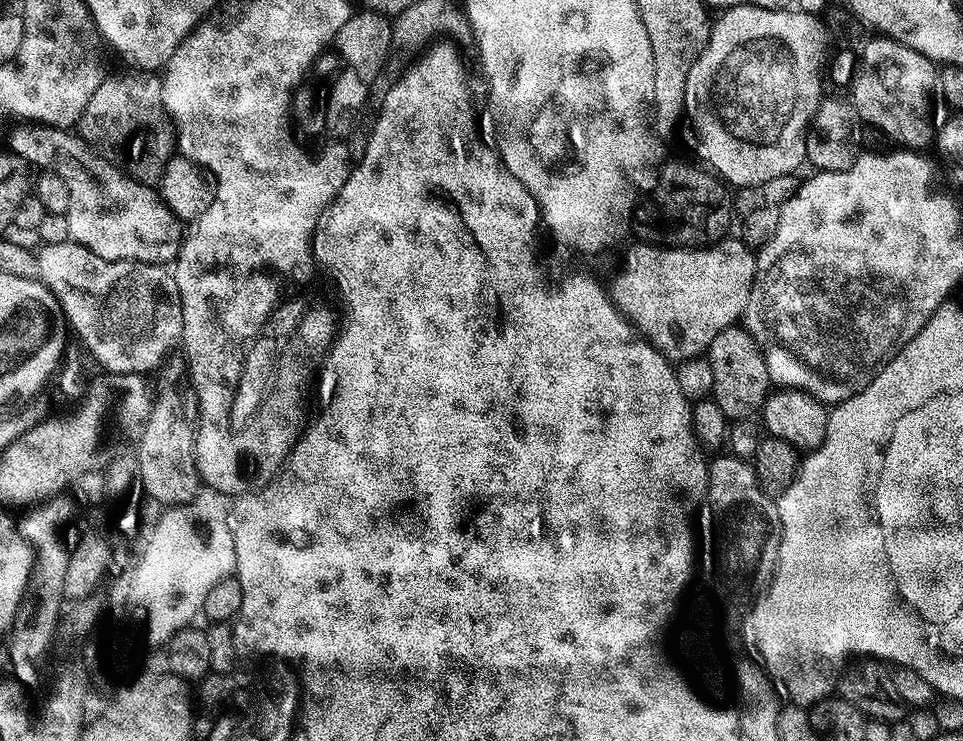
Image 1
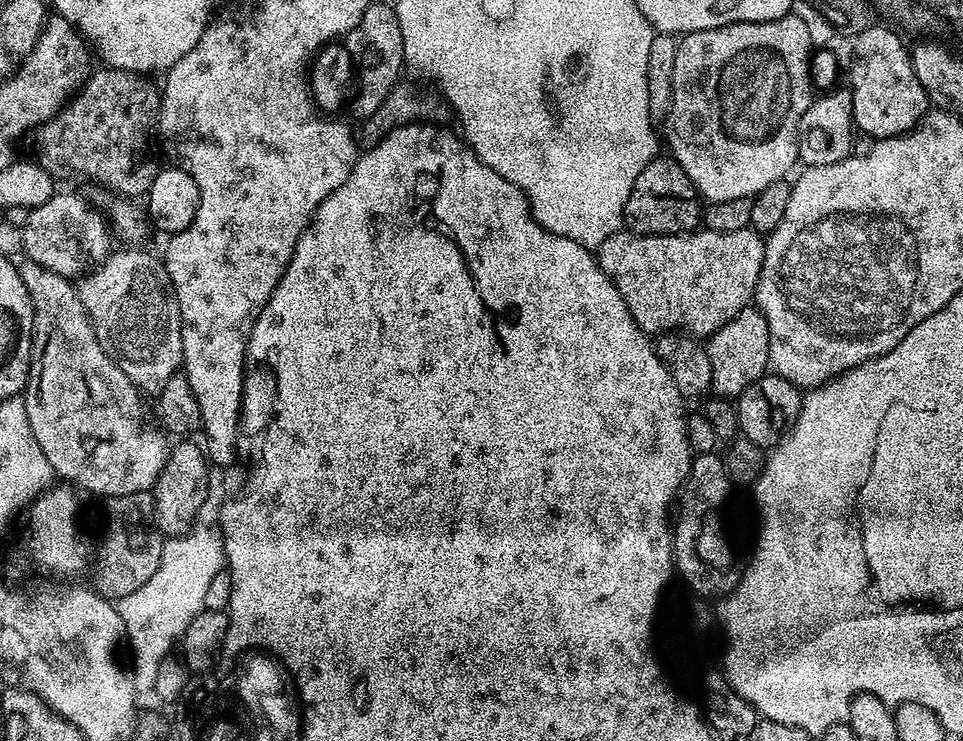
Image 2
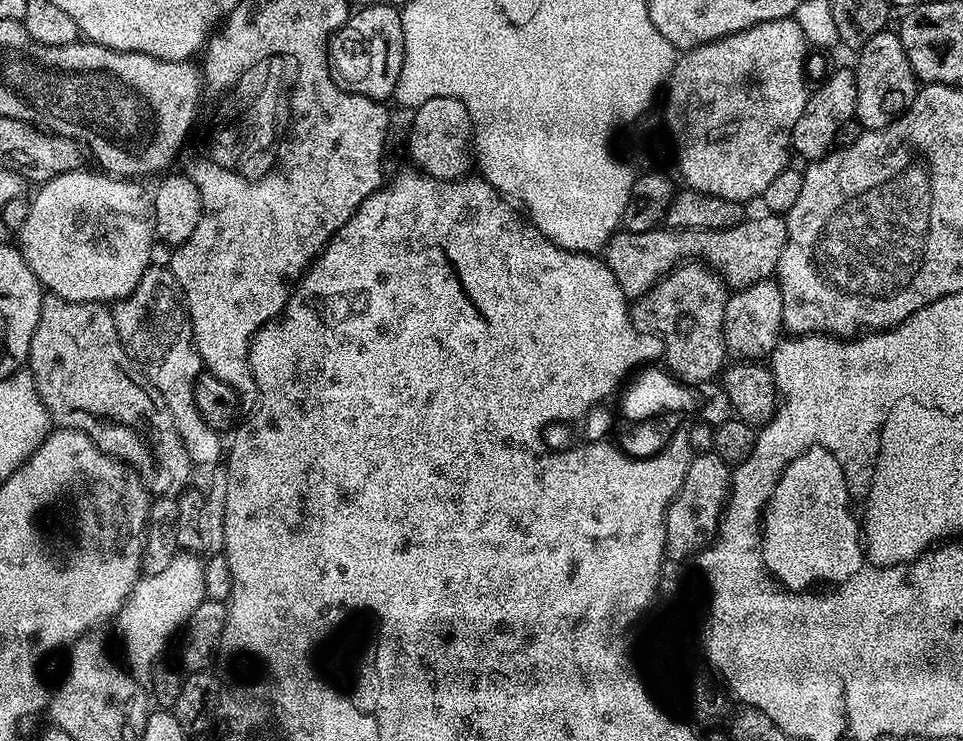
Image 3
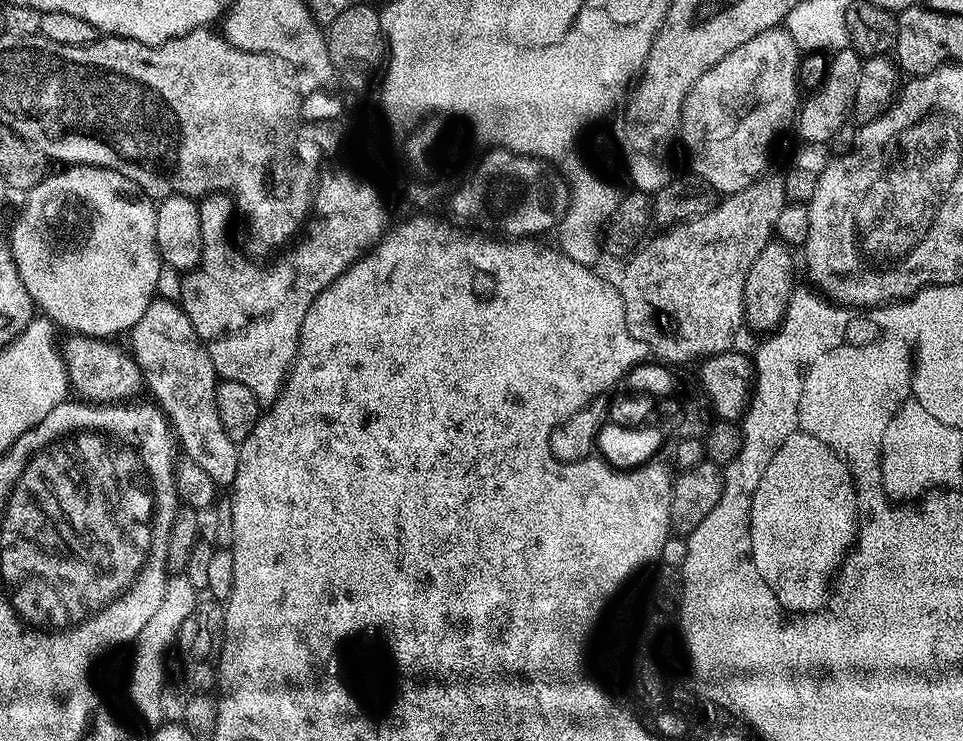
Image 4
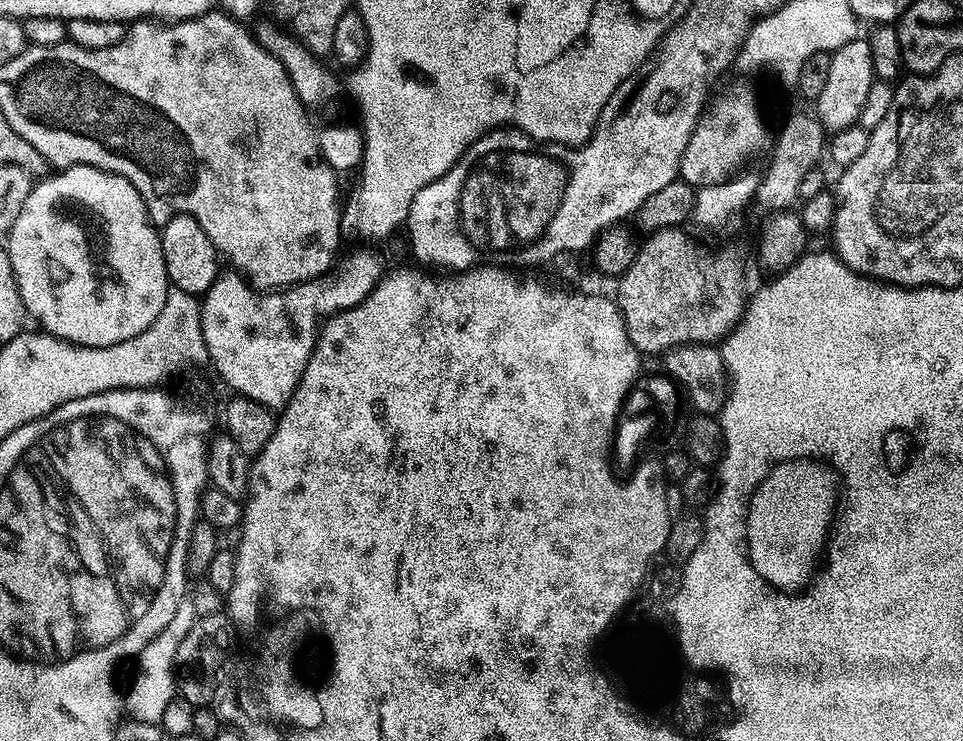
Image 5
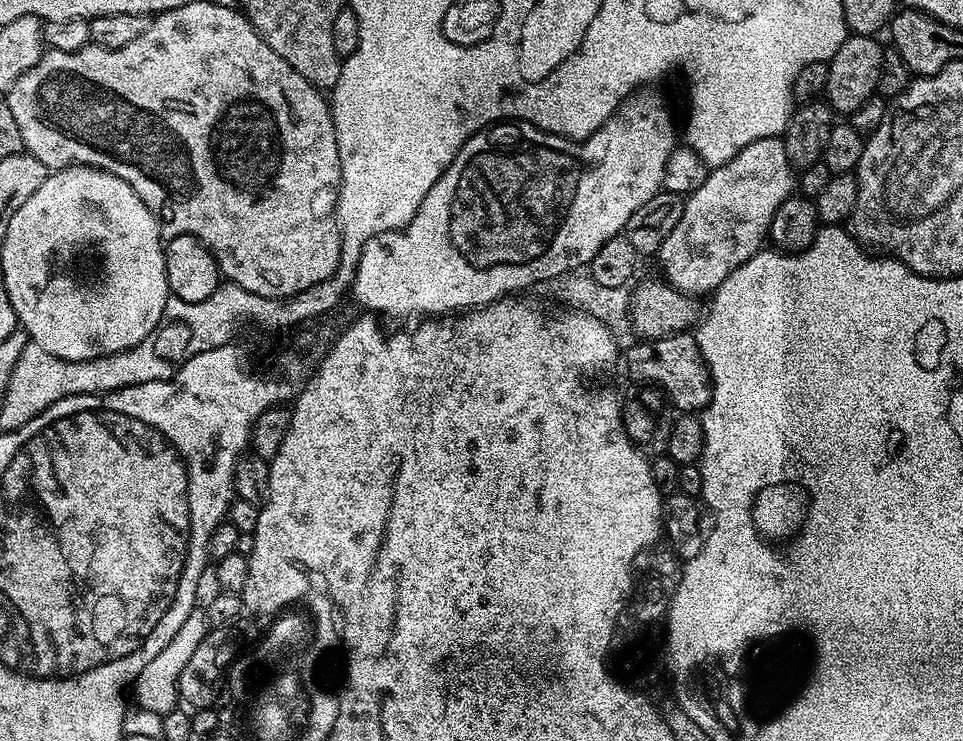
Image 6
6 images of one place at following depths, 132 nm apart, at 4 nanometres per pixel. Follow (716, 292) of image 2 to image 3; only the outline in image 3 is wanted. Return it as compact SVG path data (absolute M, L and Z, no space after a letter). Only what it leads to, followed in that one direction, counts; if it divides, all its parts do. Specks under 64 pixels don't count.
M763 214L746 218L738 226L726 230L702 230L701 228L677 228L669 230L664 226L657 226L650 232L629 232L617 230L612 233L602 256L609 270L618 278L618 286L624 295L629 298L639 298L646 295L649 290L655 288L656 283L667 276L677 264L685 262L703 262L711 266L722 277L729 289L739 290L746 288L754 282L771 280L775 277L776 267L782 258L782 252L786 250L788 241L788 221L780 214Z

